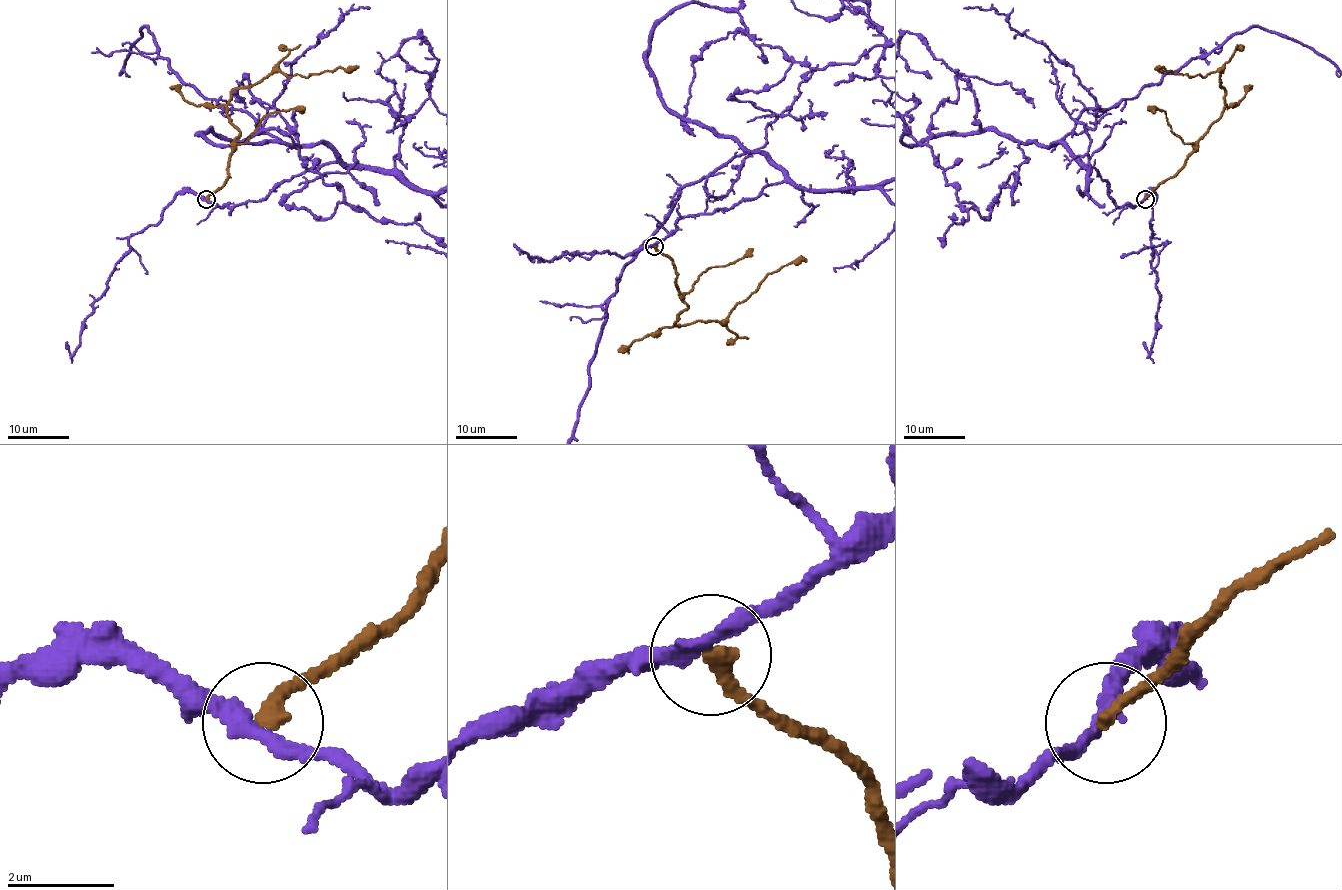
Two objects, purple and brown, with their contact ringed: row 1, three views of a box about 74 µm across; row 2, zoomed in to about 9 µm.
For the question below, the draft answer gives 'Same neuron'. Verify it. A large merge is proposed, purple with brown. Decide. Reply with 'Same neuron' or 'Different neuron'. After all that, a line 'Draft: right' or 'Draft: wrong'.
Different neuron
Draft: wrong

